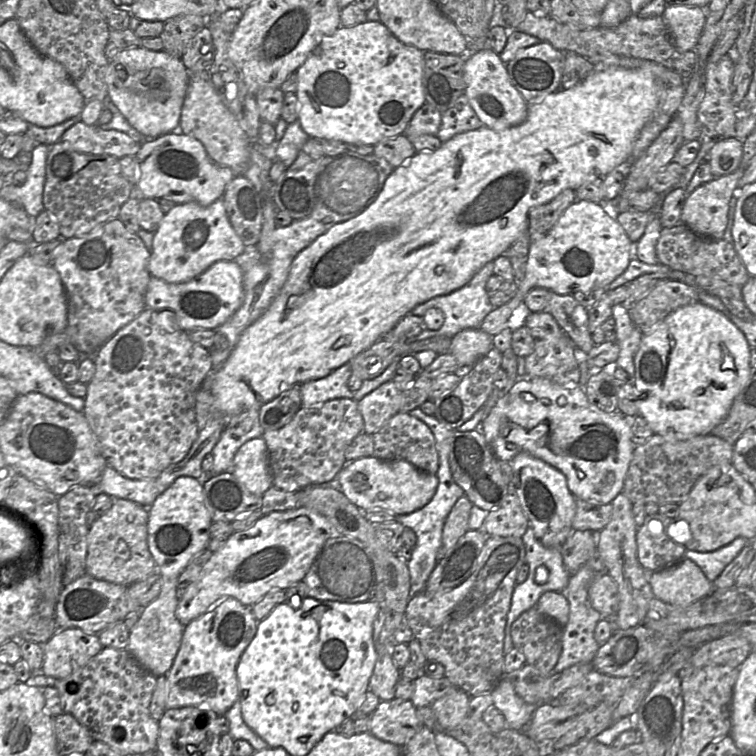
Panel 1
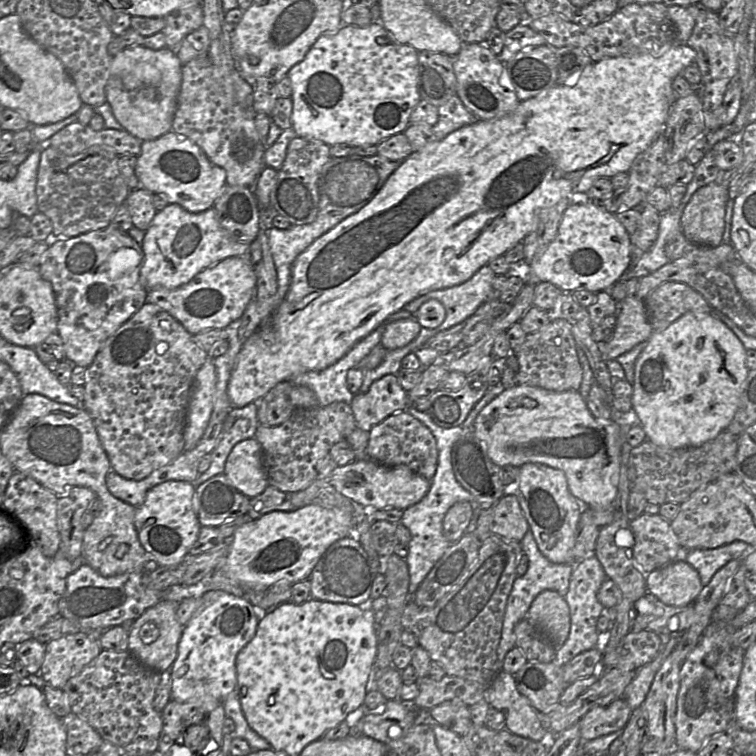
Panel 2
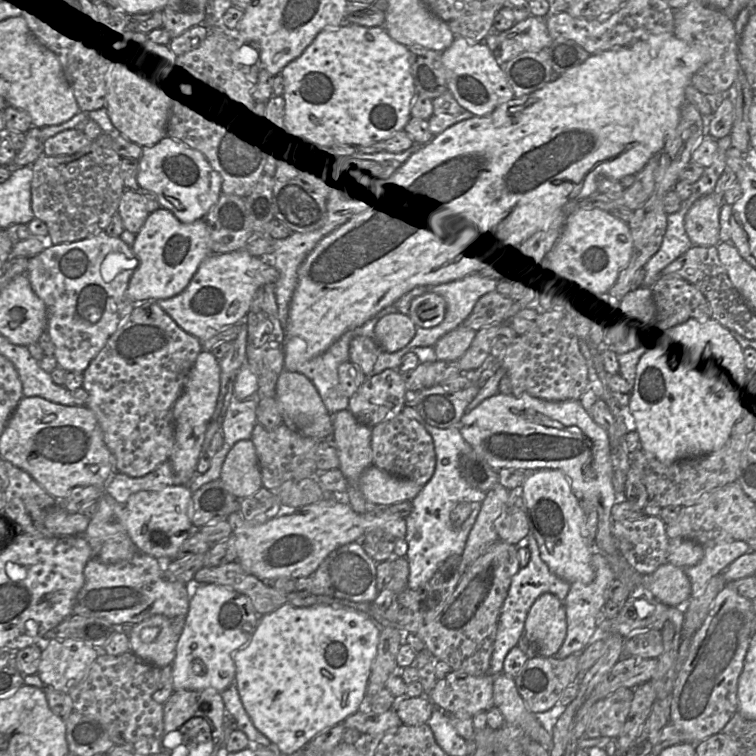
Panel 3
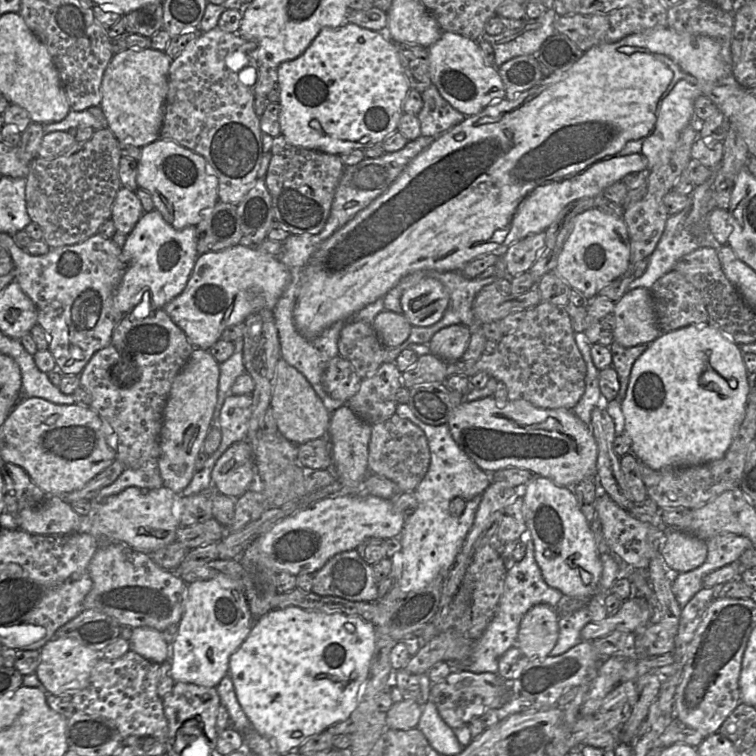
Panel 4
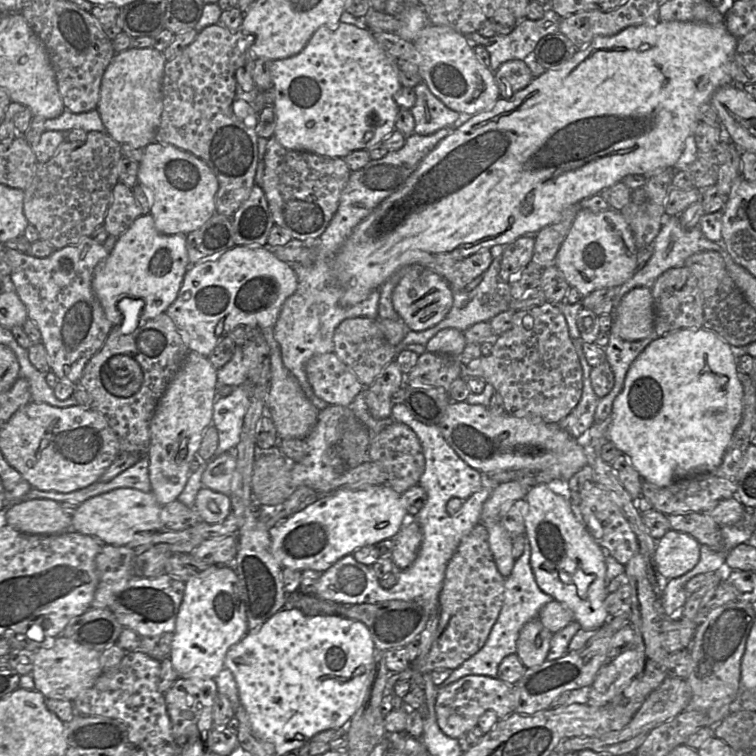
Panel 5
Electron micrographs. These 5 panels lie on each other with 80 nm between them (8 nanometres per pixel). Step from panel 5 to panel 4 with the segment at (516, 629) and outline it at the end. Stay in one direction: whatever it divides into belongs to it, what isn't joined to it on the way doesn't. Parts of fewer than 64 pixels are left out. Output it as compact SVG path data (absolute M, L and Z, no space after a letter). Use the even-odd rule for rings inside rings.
M527 529L520 537L526 543L526 554L519 562L511 562L508 566L504 591L497 605L495 615L487 629L474 644L472 654L462 670L474 673L498 673L499 660L506 651L517 645L518 631L524 615L537 604L548 604L555 607L563 594L550 587L543 579L541 570L535 560L535 549L531 532Z

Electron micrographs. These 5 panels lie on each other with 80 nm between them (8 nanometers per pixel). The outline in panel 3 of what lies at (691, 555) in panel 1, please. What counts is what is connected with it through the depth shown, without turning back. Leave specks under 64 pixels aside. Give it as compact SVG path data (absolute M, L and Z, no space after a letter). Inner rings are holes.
M741 540L703 545L703 547L703 558L697 564L682 568L690 580L690 599L700 597L713 576L722 573L729 564L750 550L750 546Z

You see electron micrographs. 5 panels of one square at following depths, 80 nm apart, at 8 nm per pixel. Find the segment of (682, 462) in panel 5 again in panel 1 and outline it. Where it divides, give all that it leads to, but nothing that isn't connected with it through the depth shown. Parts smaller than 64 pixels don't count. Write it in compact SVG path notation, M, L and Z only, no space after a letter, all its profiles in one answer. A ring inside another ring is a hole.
M701 302L678 308L656 326L652 326L648 331L645 331L635 355L634 363L634 384L638 390L638 398L635 403L638 407L639 415L643 416L655 434L678 440L686 440L697 435L710 434L727 417L734 399L745 387L751 372L750 346L743 332L724 314Z

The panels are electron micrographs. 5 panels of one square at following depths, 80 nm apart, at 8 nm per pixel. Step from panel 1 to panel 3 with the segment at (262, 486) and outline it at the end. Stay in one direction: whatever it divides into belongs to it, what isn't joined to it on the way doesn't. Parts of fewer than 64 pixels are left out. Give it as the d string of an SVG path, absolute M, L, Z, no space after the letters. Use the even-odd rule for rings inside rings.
M250 439L236 442L229 450L219 479L238 499L251 496L262 487L256 450Z

